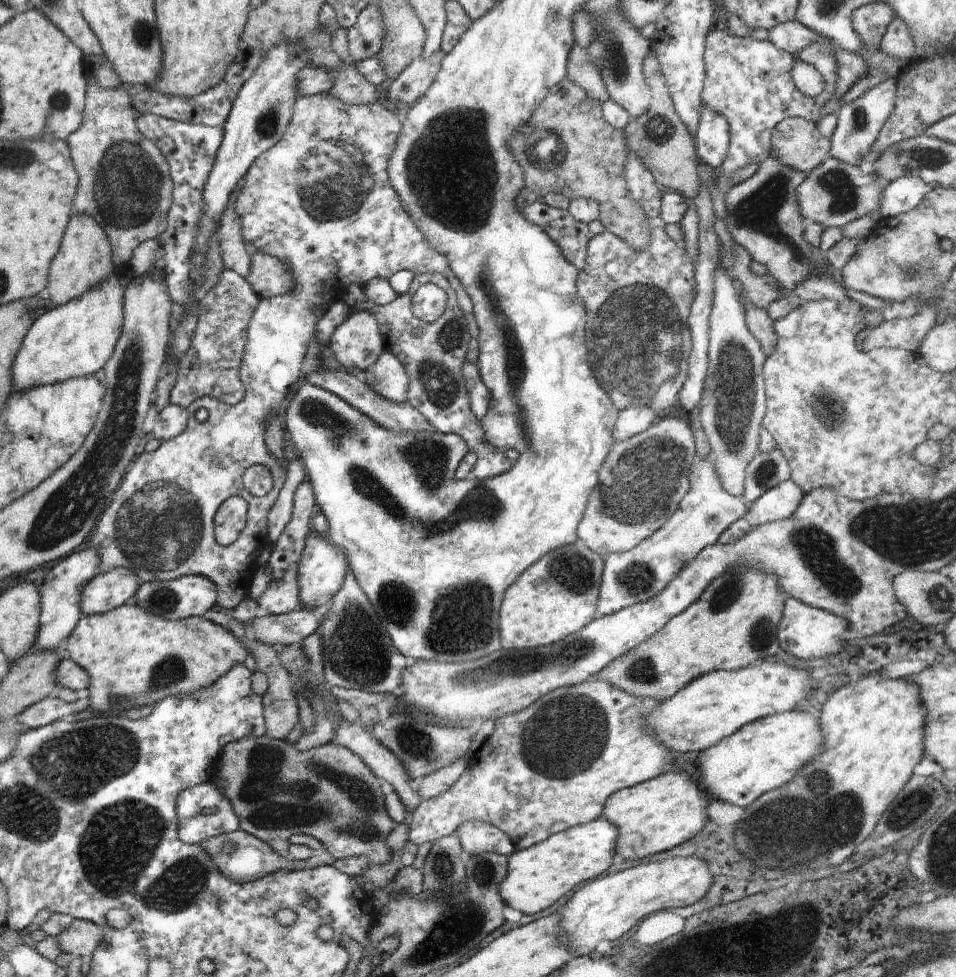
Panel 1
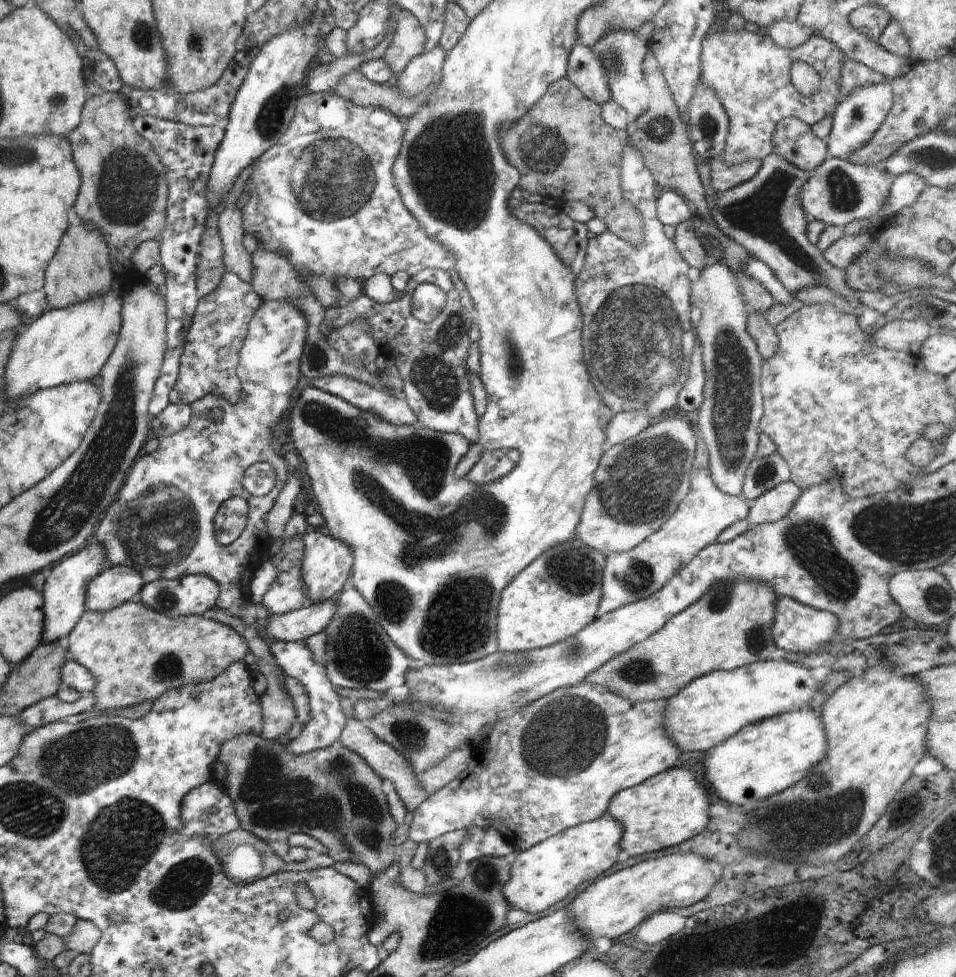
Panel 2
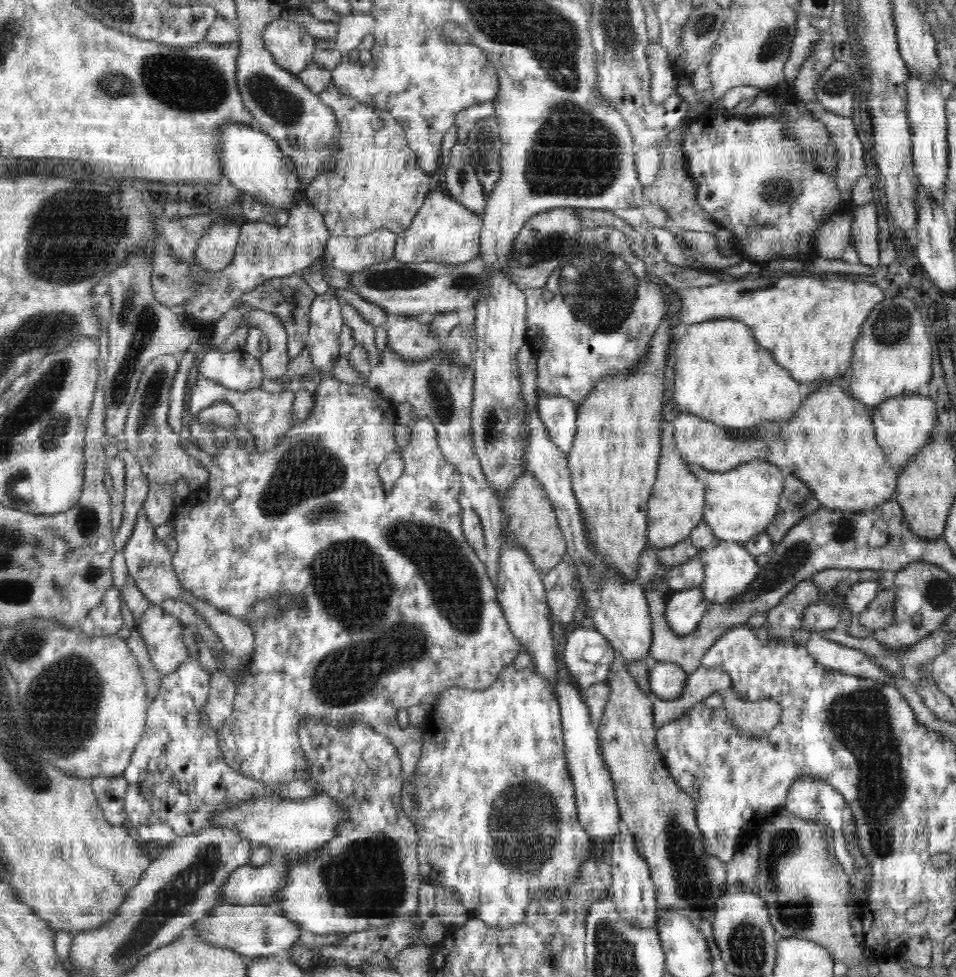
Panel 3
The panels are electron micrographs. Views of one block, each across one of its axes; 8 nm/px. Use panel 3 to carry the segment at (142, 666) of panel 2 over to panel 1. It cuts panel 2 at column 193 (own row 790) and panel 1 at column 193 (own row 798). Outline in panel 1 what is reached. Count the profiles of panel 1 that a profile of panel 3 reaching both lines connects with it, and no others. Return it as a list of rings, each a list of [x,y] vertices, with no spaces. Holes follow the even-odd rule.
[[[125,603],[113,611],[108,611],[102,614],[84,615],[82,614],[80,622],[76,626],[76,630],[68,638],[64,655],[73,661],[77,661],[79,665],[87,673],[89,673],[90,682],[88,690],[90,696],[90,710],[94,712],[124,712],[136,707],[144,707],[146,705],[155,705],[158,701],[165,699],[169,696],[189,695],[194,691],[200,690],[204,687],[209,687],[214,684],[221,676],[224,676],[234,665],[244,664],[246,656],[249,651],[243,642],[239,641],[228,630],[224,629],[221,625],[207,621],[202,617],[188,617],[180,620],[163,619],[160,616],[151,615],[148,611],[142,610],[136,605],[126,605]]]

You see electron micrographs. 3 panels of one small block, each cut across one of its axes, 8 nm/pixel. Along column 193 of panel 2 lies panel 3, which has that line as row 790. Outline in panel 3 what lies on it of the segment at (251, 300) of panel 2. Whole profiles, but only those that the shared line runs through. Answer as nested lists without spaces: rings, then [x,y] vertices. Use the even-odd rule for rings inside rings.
[[[304,719],[297,734],[307,764],[306,781],[314,785],[316,795],[336,799],[348,811],[348,818],[336,826],[336,838],[328,840],[312,858],[289,862],[288,882],[274,894],[275,906],[280,906],[283,914],[300,929],[314,935],[356,933],[412,920],[419,906],[422,878],[416,858],[418,832],[402,810],[405,778],[399,751],[386,735],[366,723],[339,727],[316,719]]]

